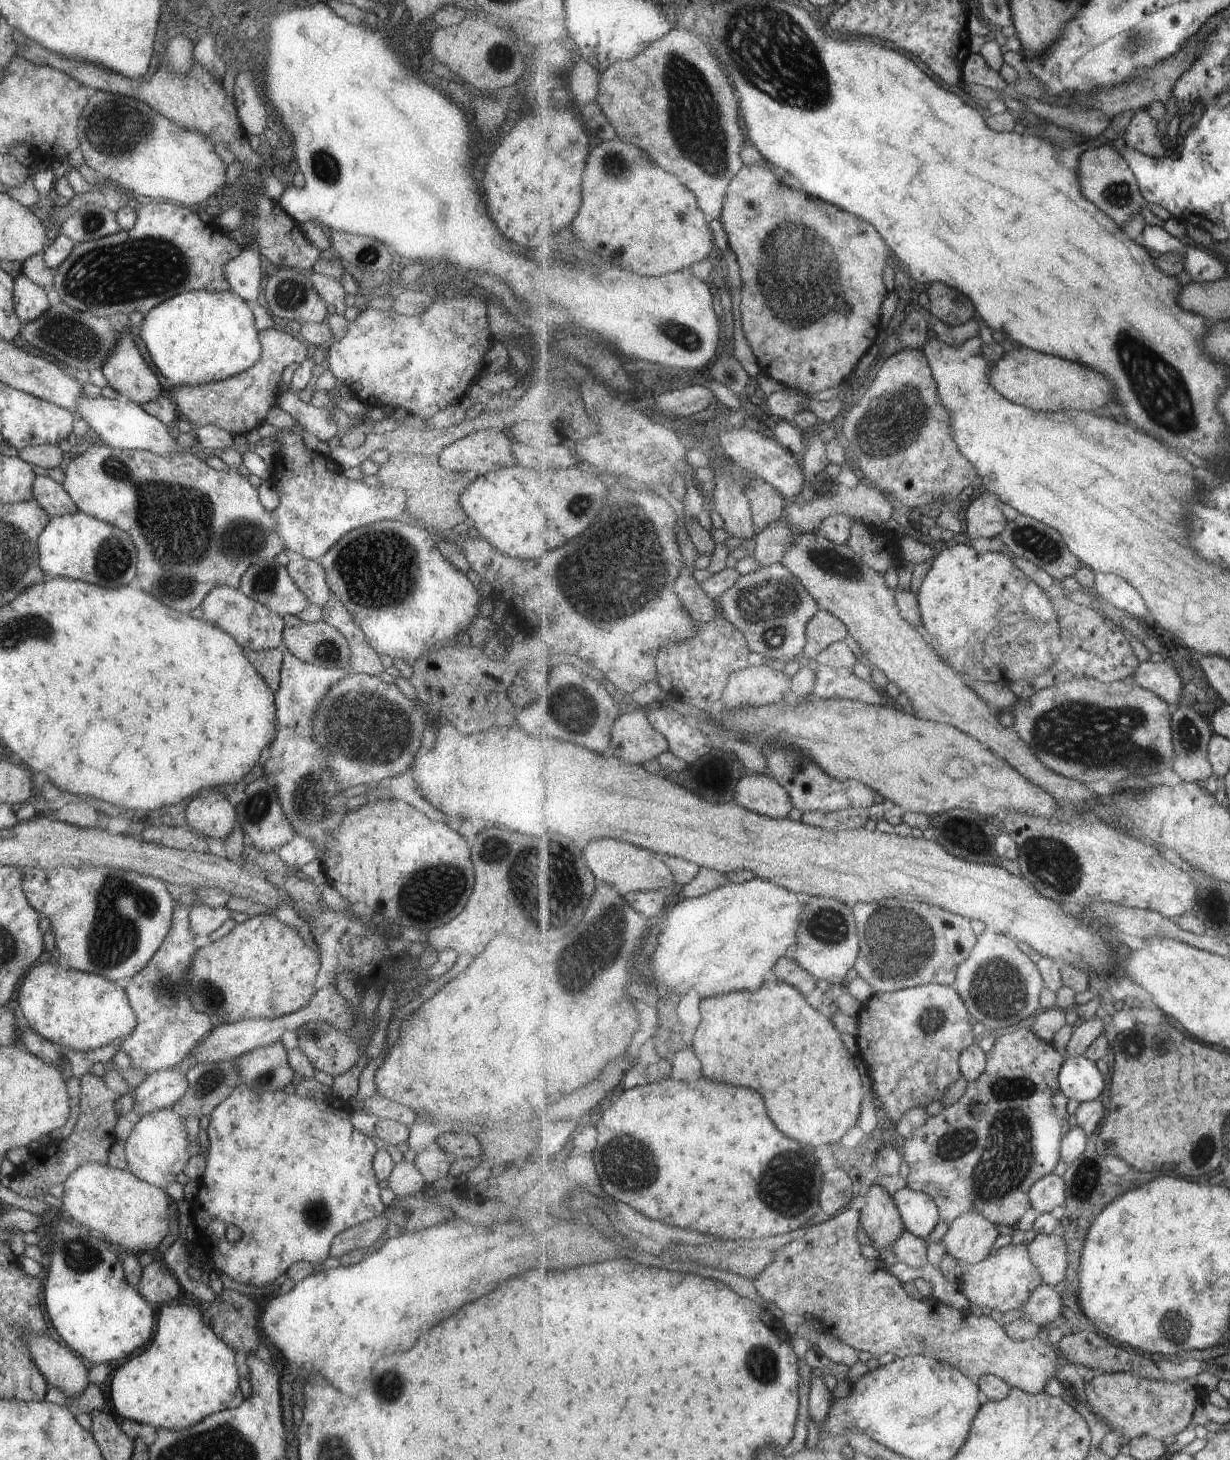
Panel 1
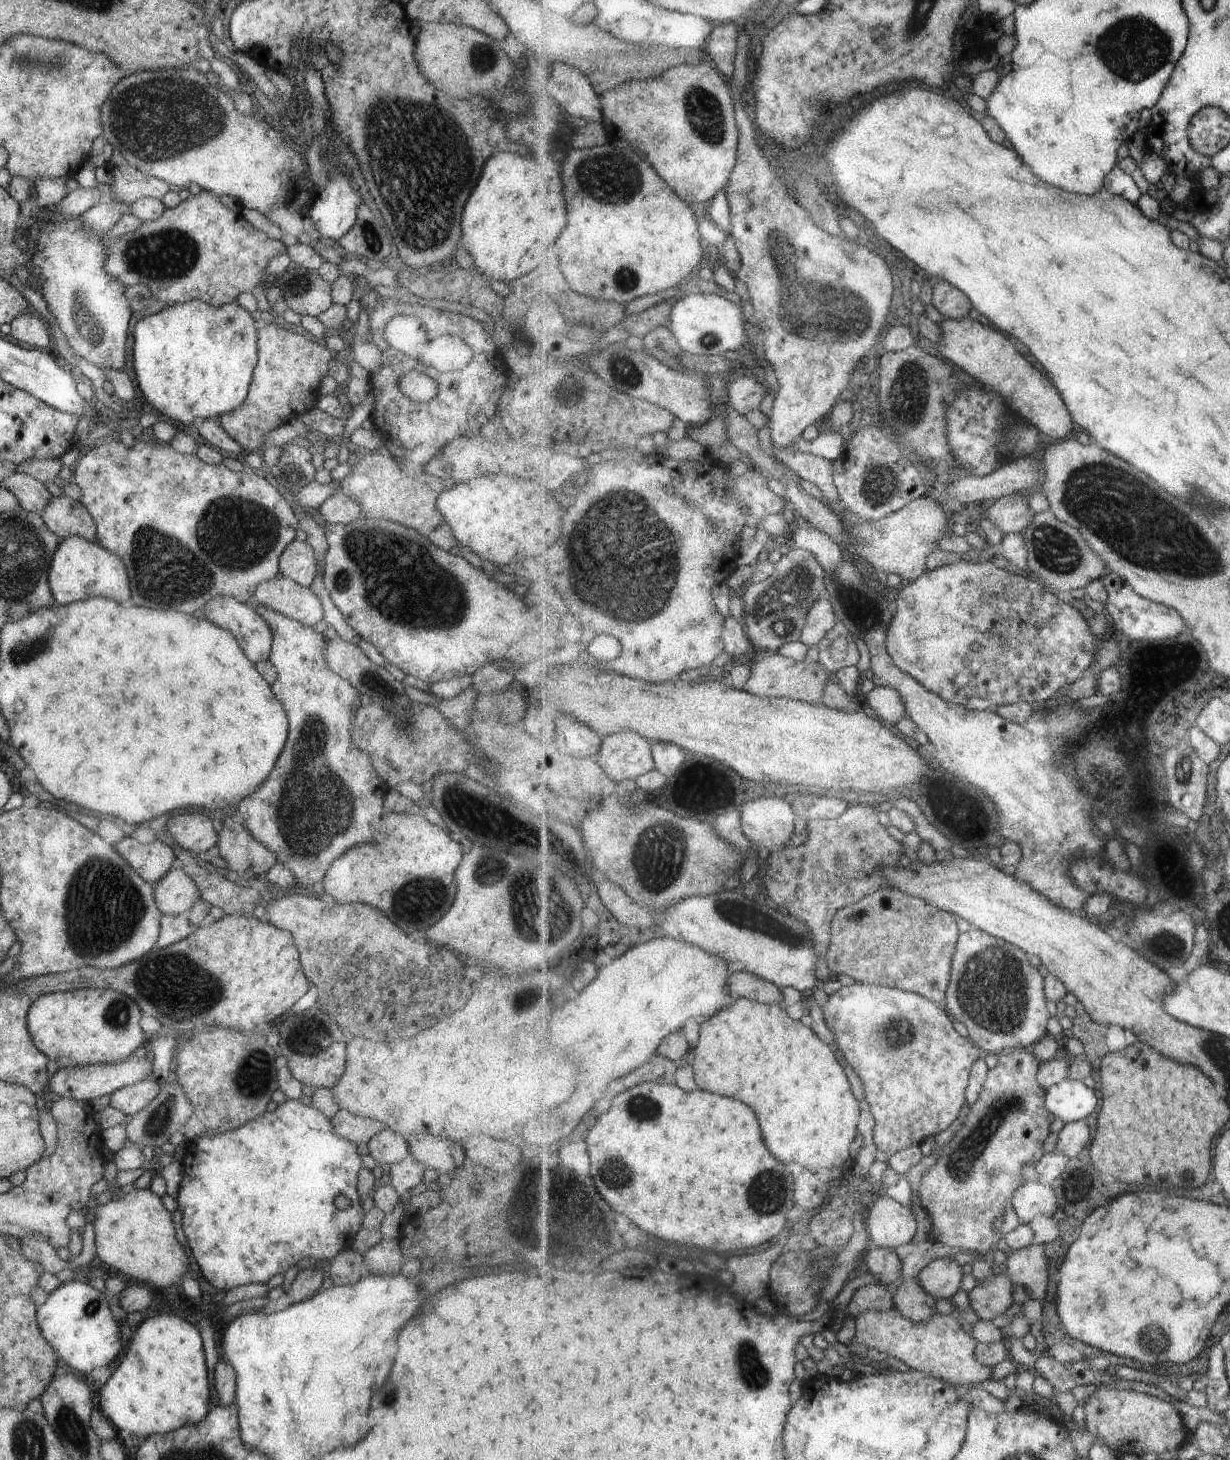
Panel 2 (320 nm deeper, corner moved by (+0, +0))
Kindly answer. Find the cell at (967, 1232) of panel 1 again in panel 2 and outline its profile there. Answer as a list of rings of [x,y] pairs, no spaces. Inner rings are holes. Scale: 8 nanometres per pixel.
[[[937,1259],[929,1264],[927,1268],[924,1268],[917,1278],[920,1285],[930,1295],[933,1295],[936,1300],[947,1298],[947,1300],[951,1301],[951,1298],[960,1291],[963,1274],[963,1267],[958,1262],[955,1262],[954,1259]]]

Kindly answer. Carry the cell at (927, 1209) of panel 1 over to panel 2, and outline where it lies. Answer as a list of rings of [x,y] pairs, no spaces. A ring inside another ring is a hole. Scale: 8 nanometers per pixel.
[[[878,1193],[878,1200],[867,1216],[873,1246],[897,1250],[901,1245],[914,1241],[917,1220],[913,1209],[889,1198],[887,1194]]]

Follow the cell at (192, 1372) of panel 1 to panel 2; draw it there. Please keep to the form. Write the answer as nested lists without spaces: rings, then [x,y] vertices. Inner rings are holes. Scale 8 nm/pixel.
[[[155,1314],[137,1326],[121,1355],[119,1366],[99,1387],[100,1411],[115,1429],[146,1438],[183,1425],[198,1423],[207,1414],[209,1382],[203,1346],[195,1324],[173,1314]]]

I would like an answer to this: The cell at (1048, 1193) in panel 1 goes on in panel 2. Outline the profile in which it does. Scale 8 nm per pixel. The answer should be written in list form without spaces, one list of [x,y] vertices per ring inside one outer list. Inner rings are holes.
[[[1039,1182],[1024,1184],[1013,1197],[1015,1223],[1030,1224],[1037,1215],[1055,1217],[1057,1210],[1057,1196]]]

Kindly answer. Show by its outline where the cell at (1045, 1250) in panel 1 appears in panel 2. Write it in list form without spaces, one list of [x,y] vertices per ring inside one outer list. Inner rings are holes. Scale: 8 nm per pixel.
[[[1043,1245],[1012,1251],[1006,1268],[1006,1274],[1009,1274],[1013,1284],[1024,1286],[1031,1299],[1040,1303],[1045,1300],[1049,1286],[1049,1260]]]

